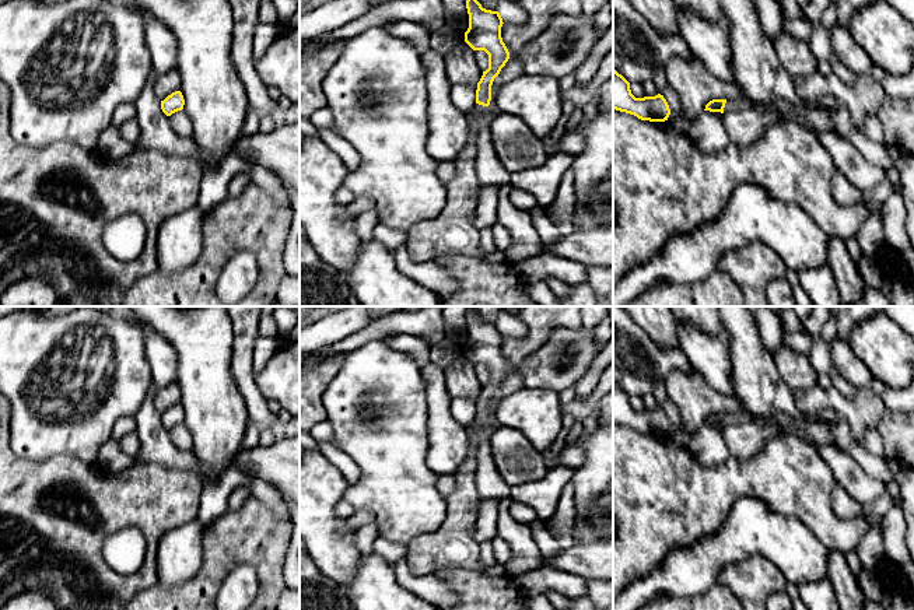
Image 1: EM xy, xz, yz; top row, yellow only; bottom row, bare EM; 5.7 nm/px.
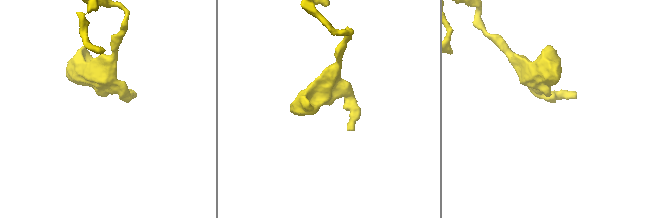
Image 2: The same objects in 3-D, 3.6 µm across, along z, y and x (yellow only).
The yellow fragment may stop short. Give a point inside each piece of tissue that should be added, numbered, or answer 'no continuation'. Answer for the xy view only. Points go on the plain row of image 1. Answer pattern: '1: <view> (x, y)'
no continuation

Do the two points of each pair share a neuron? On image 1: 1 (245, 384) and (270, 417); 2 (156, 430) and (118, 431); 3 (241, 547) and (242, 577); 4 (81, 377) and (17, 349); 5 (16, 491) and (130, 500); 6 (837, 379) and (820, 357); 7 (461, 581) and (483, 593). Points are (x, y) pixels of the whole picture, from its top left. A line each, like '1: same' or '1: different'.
1: same
2: different
3: different
4: same
5: same
6: same
7: same

